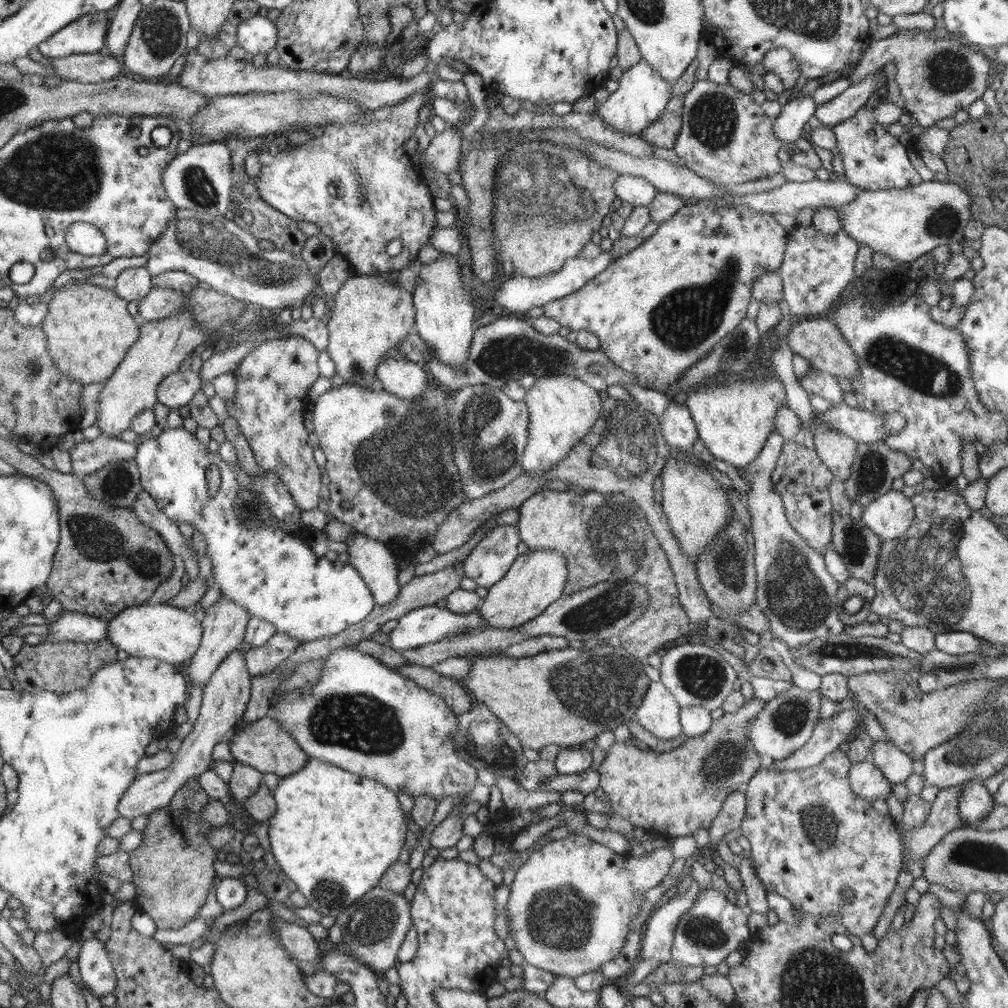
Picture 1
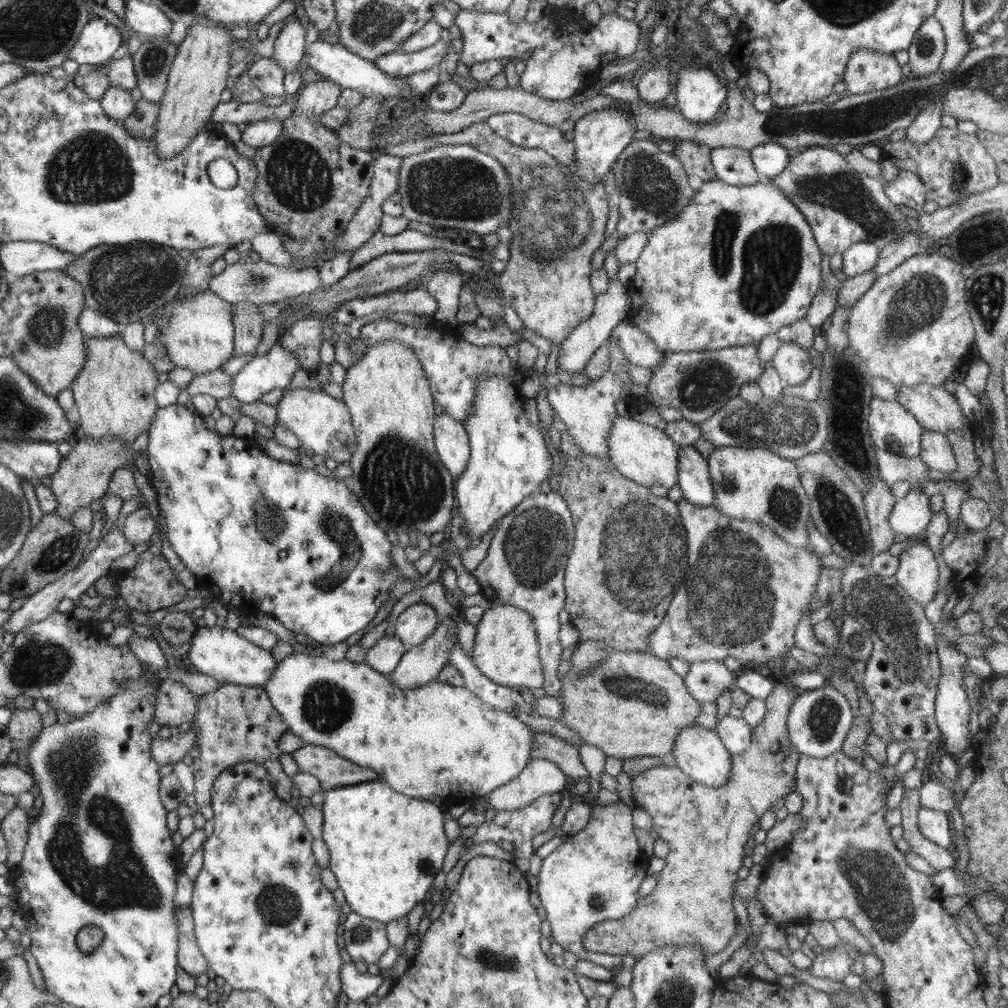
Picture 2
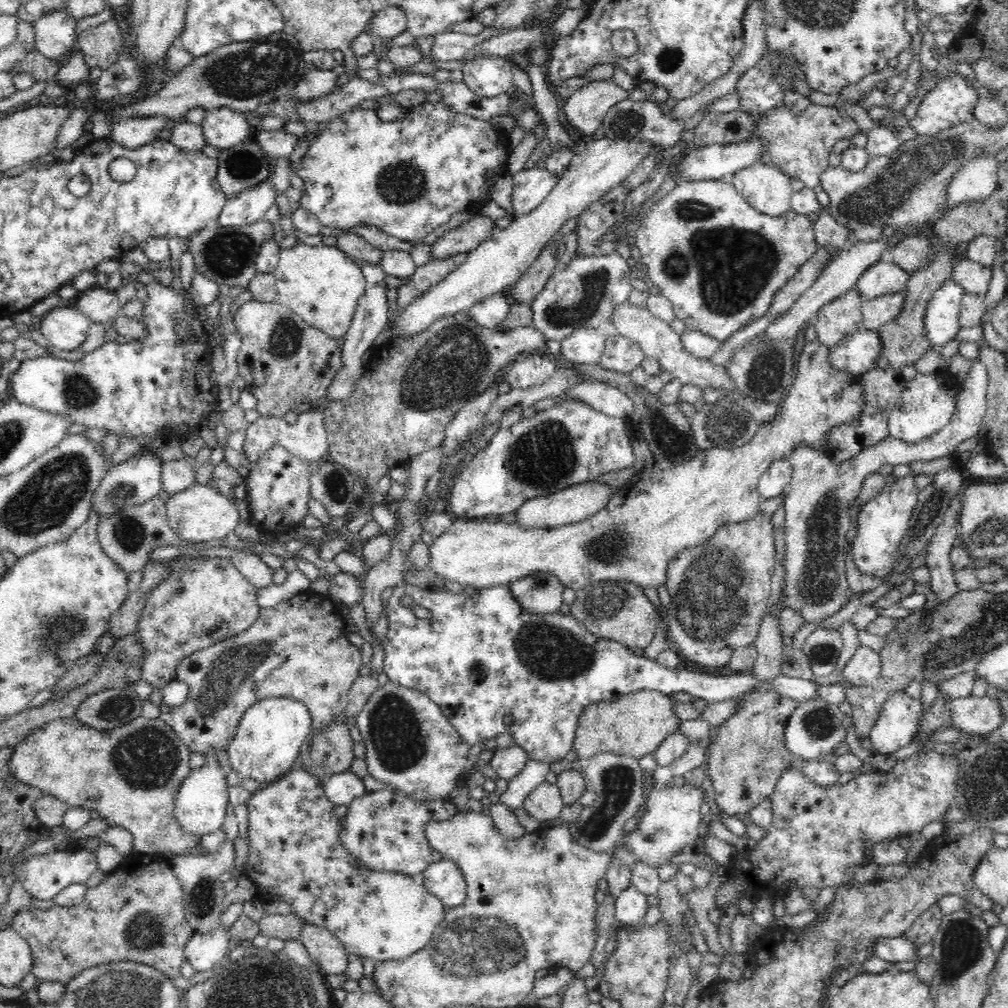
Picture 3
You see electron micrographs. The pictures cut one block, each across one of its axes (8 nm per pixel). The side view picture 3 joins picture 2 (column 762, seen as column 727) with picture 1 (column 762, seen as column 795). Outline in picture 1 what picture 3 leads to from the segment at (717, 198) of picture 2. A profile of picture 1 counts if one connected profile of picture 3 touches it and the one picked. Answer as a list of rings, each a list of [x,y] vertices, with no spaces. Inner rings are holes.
[[[713,198],[684,202],[672,218],[665,220],[658,225],[658,229],[652,236],[648,237],[632,252],[616,258],[608,267],[606,267],[597,278],[592,278],[586,282],[581,290],[576,290],[564,298],[552,300],[544,304],[544,316],[556,320],[561,326],[568,326],[572,331],[589,330],[599,338],[599,349],[608,356],[611,362],[624,370],[627,374],[632,374],[639,380],[640,386],[648,390],[667,393],[669,388],[673,388],[675,381],[688,368],[691,368],[700,359],[706,357],[706,352],[712,348],[712,344],[728,336],[740,322],[746,318],[746,310],[752,298],[752,282],[758,280],[766,272],[777,272],[784,260],[784,250],[786,250],[788,235],[786,230],[774,219],[772,213],[756,211],[744,205],[730,205],[726,199]]]

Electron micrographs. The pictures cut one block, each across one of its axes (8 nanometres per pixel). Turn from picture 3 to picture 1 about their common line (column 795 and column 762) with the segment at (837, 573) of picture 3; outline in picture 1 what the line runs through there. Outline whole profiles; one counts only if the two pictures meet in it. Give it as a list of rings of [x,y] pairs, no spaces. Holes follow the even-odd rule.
[[[772,432],[758,458],[739,471],[752,488],[752,493],[743,501],[747,503],[751,516],[749,532],[754,537],[756,604],[768,617],[772,637],[782,640],[792,650],[800,649],[815,639],[841,634],[845,625],[839,618],[839,584],[827,571],[824,557],[812,550],[790,526],[783,503],[772,488],[770,477],[785,444],[780,434]]]

